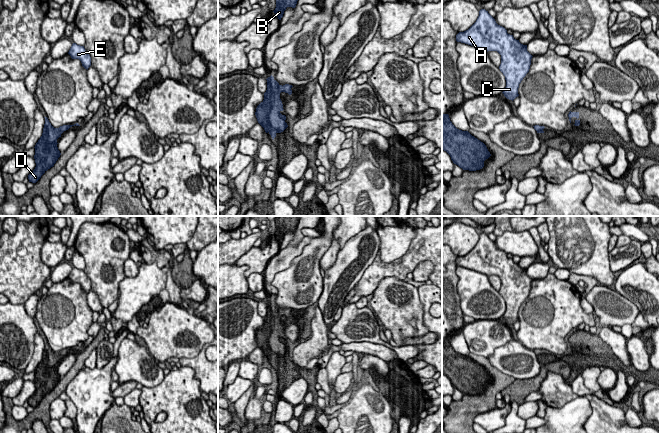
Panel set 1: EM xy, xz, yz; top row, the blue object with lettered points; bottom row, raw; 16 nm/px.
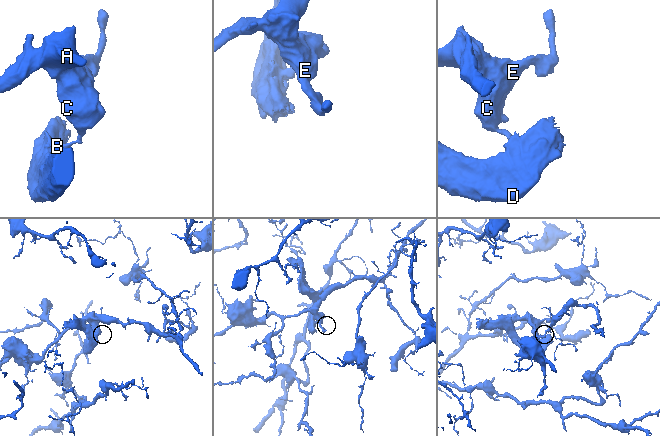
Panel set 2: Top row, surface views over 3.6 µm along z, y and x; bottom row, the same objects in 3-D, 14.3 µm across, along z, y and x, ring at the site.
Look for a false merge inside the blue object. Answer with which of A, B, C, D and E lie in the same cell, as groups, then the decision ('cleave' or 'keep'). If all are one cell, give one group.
groups A B C D E; keep

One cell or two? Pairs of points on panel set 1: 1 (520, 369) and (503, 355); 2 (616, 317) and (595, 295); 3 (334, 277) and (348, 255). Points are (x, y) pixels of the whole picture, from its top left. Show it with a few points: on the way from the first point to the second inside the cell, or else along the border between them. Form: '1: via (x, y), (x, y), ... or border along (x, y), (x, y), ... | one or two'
1: via (516, 365), (507, 358) | one
2: via (612, 312), (600, 300) | one
3: via (339, 272), (348, 263), (348, 260) | one

